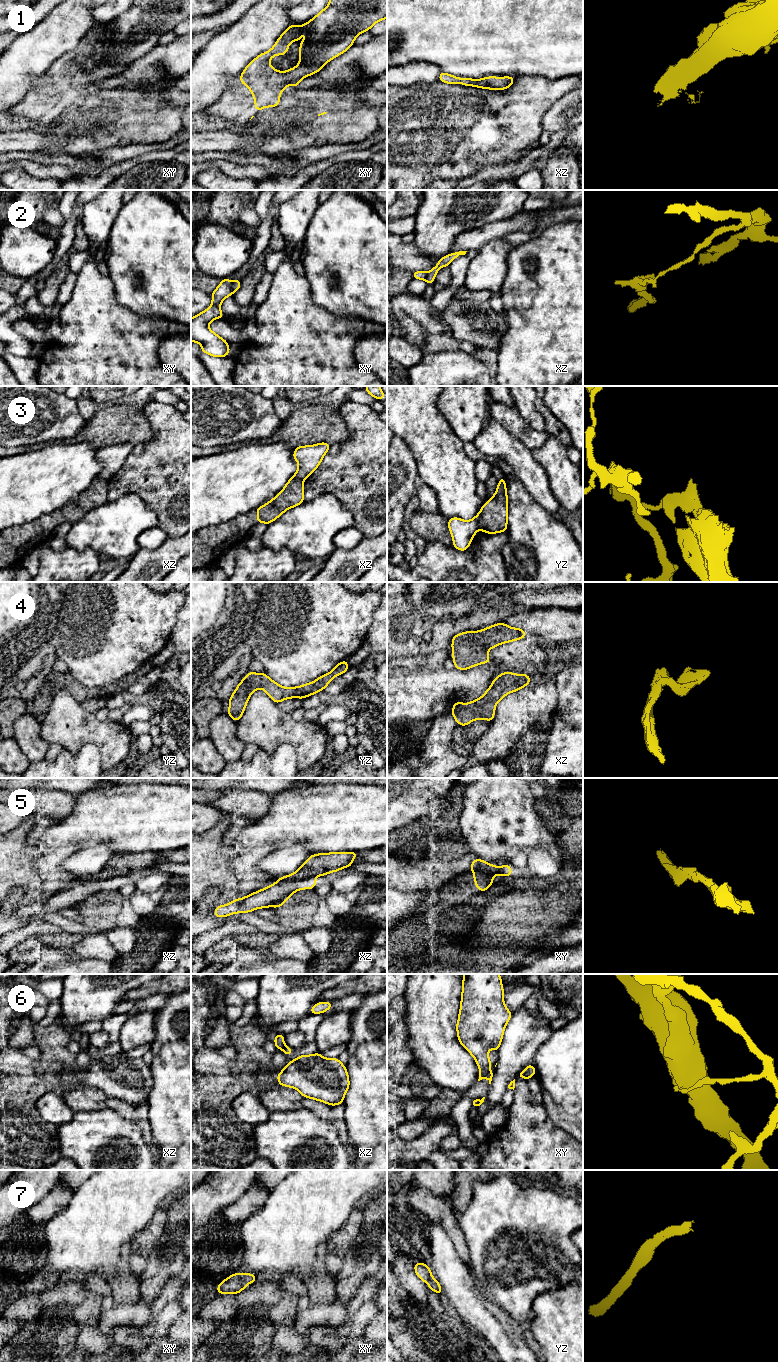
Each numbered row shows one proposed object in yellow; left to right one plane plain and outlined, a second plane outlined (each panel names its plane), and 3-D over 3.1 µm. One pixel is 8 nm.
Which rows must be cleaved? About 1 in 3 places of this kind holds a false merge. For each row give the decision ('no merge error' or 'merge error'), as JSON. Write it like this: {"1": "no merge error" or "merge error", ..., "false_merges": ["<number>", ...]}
{"1": "no merge error", "2": "merge error", "3": "merge error", "4": "no merge error", "5": "merge error", "6": "merge error", "7": "no merge error", "false_merges": ["2", "3", "5", "6"]}

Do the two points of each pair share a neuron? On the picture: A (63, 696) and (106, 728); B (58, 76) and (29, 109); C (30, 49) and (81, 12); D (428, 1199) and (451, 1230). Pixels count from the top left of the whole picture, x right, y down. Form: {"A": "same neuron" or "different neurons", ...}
{"A": "same neuron", "B": "same neuron", "C": "same neuron", "D": "same neuron"}

